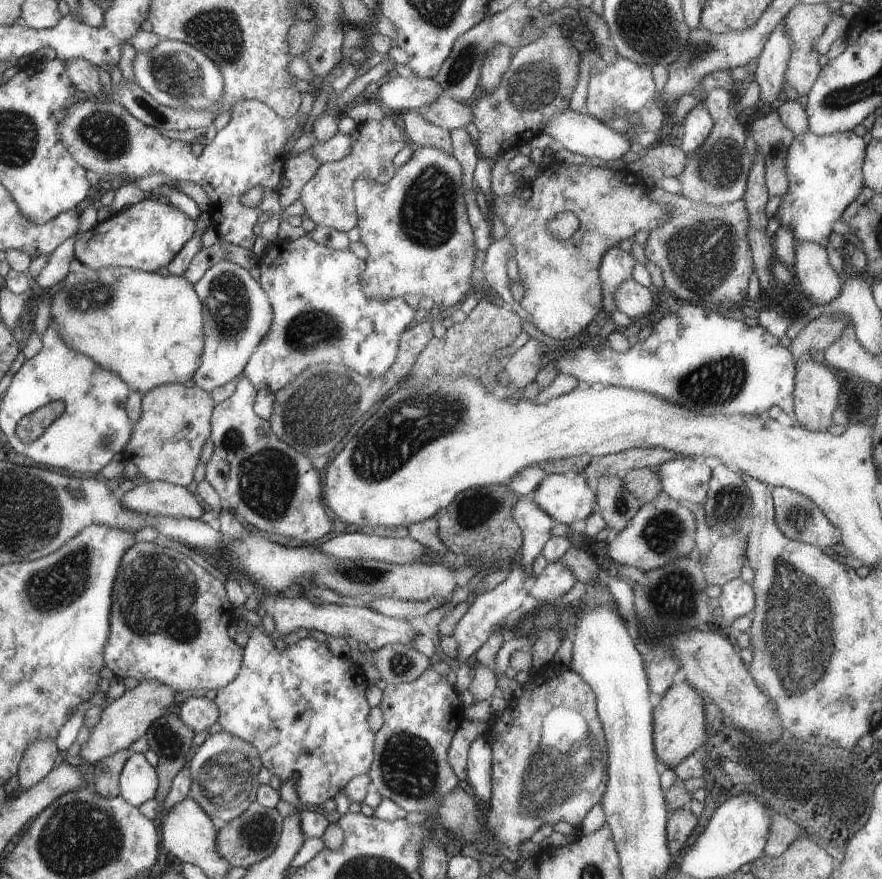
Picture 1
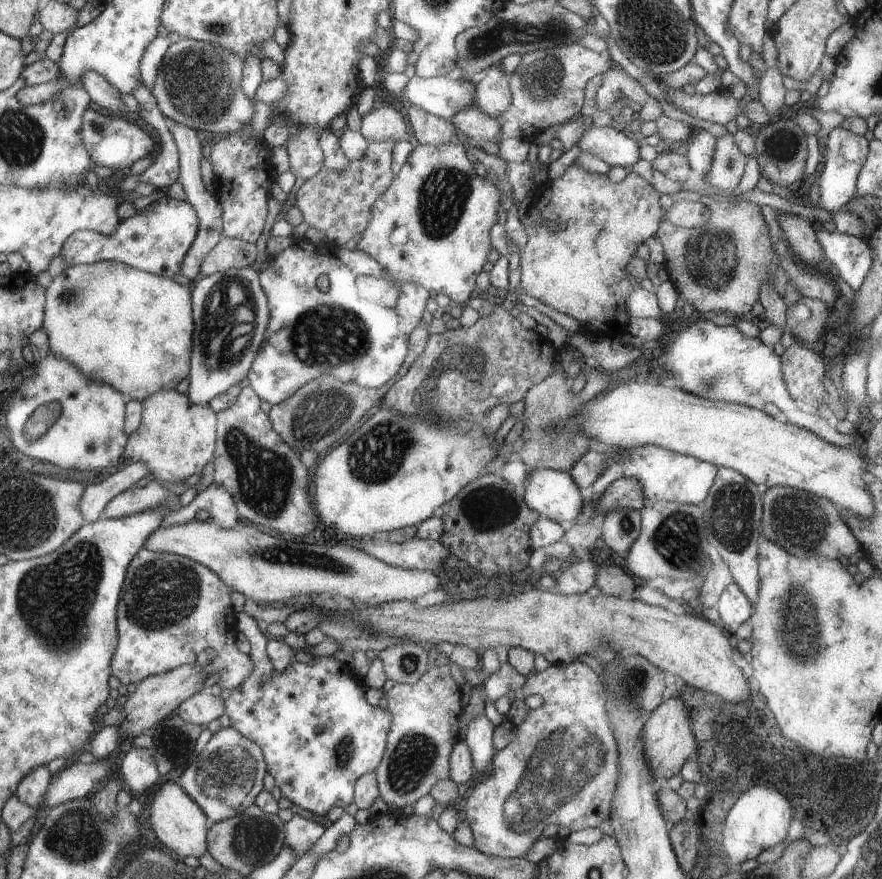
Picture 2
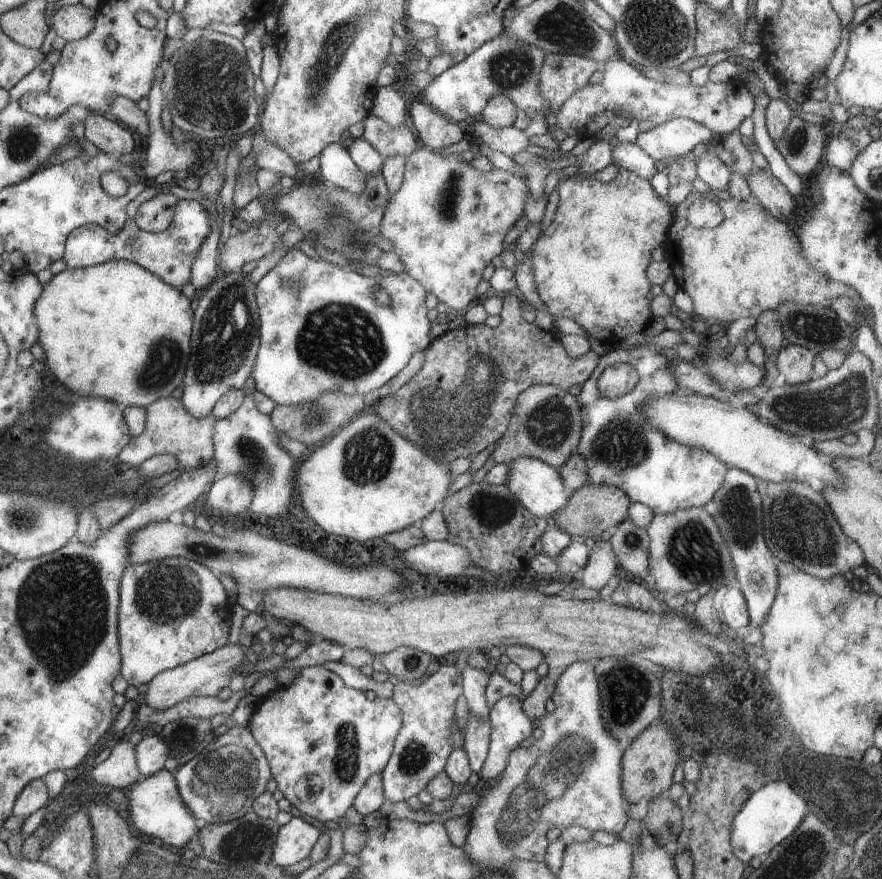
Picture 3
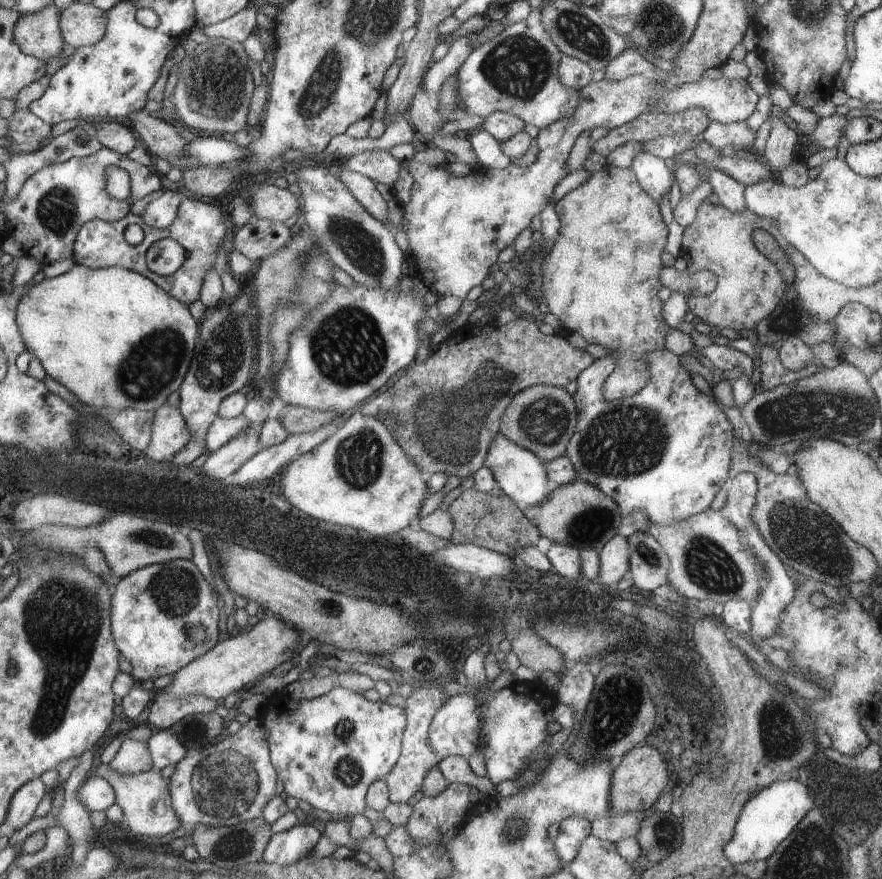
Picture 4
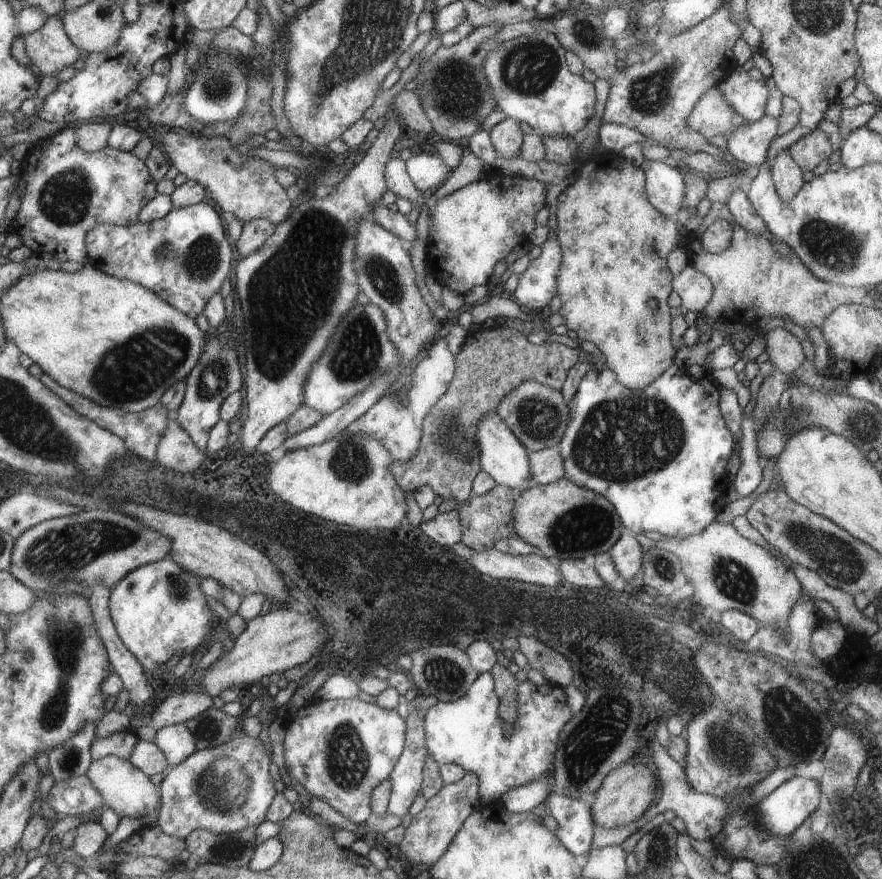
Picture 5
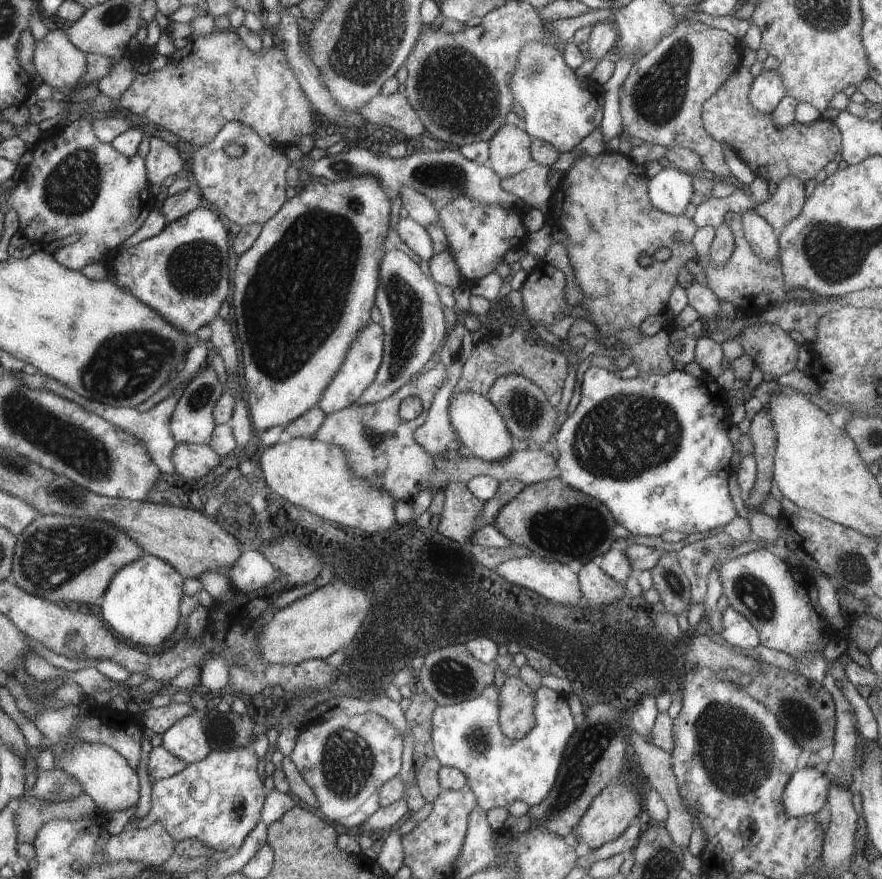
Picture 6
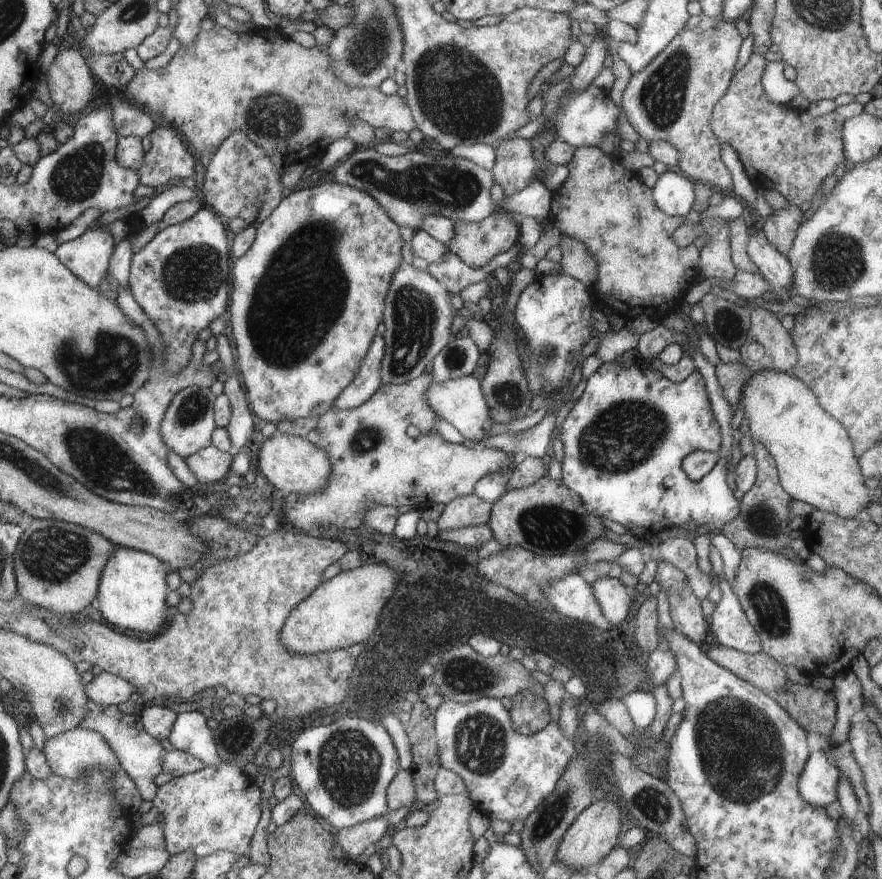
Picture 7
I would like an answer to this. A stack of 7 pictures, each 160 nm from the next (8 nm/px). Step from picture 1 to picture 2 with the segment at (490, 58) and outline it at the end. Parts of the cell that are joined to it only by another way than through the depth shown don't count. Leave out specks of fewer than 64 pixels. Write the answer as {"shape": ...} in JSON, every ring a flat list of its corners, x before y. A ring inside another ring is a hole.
{"shape":[[492,65,476,80,477,98,475,106,488,116,497,119,513,104,513,93,509,89,509,78,501,67]]}

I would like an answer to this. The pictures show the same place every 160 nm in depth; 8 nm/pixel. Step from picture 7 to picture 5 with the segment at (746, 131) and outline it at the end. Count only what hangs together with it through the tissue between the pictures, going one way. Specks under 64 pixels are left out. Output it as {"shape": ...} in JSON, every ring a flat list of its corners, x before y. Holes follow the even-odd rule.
{"shape":[[719,86,705,92,687,118,687,125,707,139,716,135,729,137,740,125,750,123,729,105],[818,128,805,134,786,150,803,172,813,171,833,152,830,136]]}

